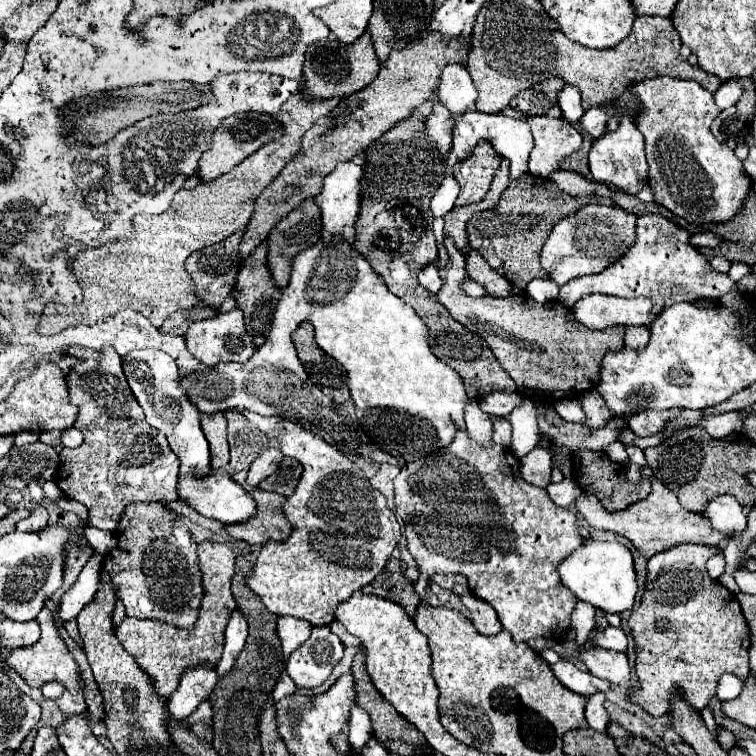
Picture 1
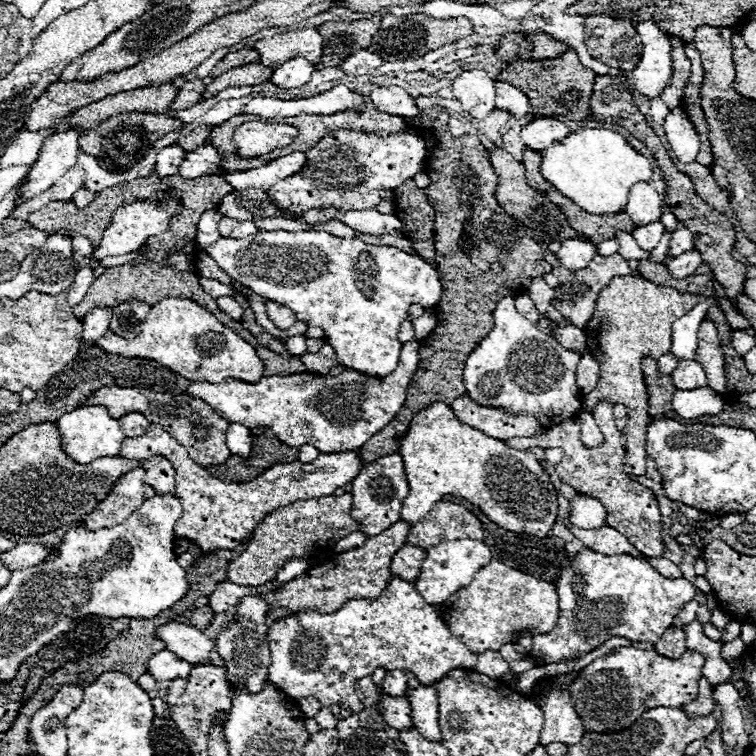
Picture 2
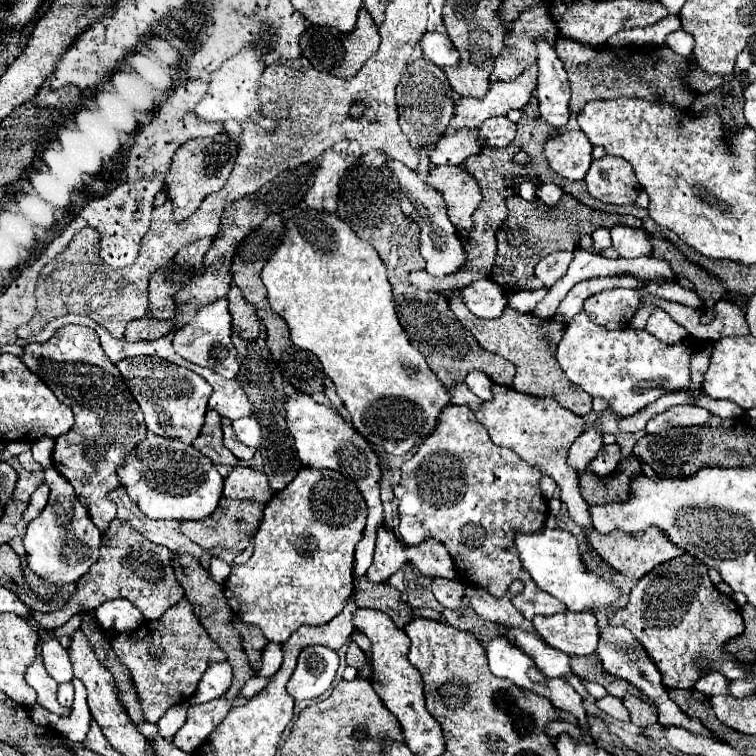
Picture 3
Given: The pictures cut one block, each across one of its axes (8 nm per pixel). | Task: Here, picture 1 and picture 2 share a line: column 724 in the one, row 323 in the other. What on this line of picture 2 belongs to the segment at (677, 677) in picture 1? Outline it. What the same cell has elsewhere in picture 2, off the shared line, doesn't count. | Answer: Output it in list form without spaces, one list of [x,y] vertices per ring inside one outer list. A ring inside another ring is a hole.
[[[616,276],[596,300],[596,312],[592,320],[586,326],[588,336],[588,348],[590,354],[600,364],[600,380],[596,390],[586,394],[582,398],[582,410],[592,410],[600,396],[608,396],[614,404],[624,404],[628,408],[630,422],[624,426],[624,444],[626,444],[626,458],[624,458],[624,472],[642,476],[646,474],[646,428],[652,422],[652,416],[648,416],[648,394],[642,374],[642,358],[652,356],[660,358],[670,352],[670,330],[672,324],[688,314],[694,306],[704,302],[706,294],[682,294],[676,288],[654,284],[642,276]]]

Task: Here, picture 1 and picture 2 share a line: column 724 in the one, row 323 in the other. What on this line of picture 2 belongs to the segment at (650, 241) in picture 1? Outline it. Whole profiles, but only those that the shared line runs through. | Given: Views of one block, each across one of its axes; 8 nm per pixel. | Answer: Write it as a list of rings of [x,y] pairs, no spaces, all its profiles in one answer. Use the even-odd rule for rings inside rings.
[[[266,302],[266,314],[280,330],[286,330],[296,322],[296,316],[288,308],[278,306],[276,302]]]

